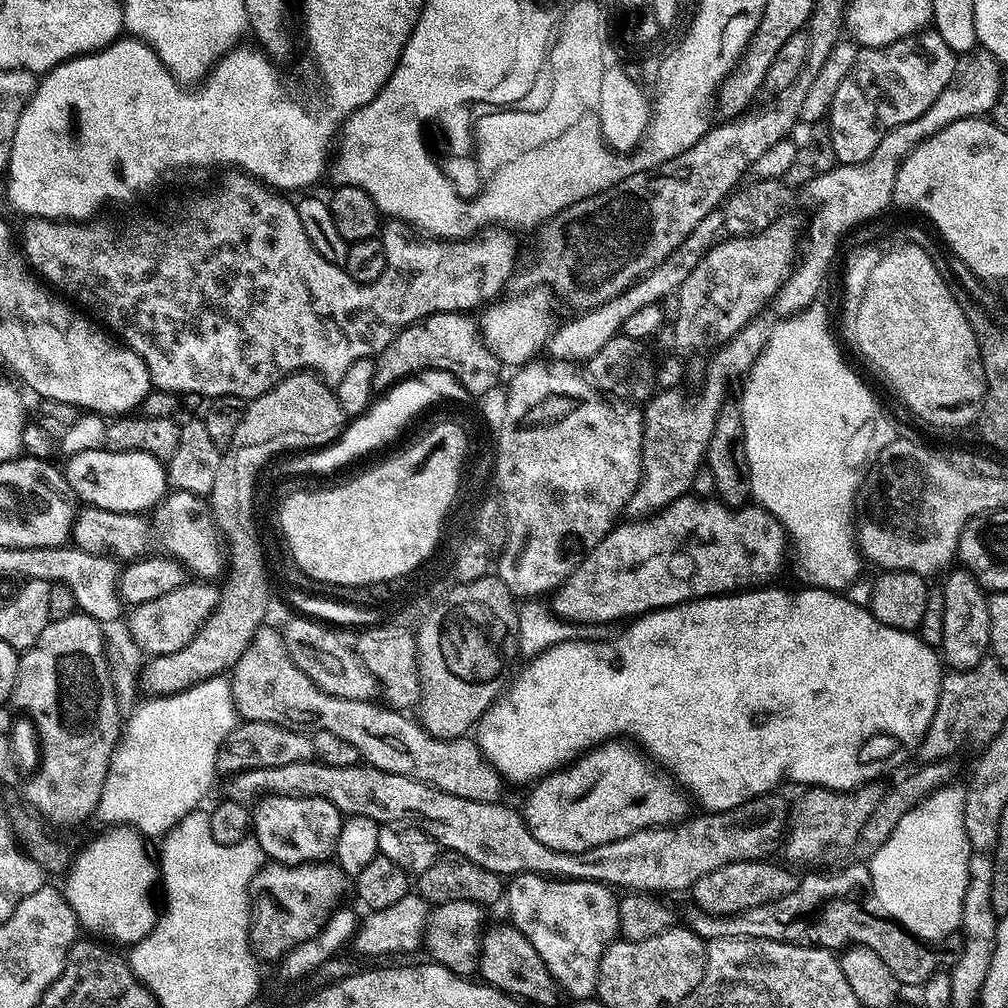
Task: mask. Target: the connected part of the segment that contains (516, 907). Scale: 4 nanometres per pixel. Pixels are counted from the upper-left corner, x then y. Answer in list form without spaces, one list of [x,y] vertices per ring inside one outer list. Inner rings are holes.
[[[521,872],[519,876],[507,881],[507,904],[507,919],[513,928],[526,937],[530,946],[538,950],[538,958],[546,962],[546,970],[550,970],[550,974],[560,985],[561,993],[568,995],[569,992],[572,998],[595,997],[602,954],[620,936],[620,905],[613,889],[589,880],[558,880],[533,872]]]

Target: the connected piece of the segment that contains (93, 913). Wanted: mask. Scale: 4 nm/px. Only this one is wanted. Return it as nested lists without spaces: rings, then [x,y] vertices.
[[[112,826],[106,831],[75,854],[66,873],[68,885],[63,885],[62,891],[74,910],[77,925],[88,931],[85,933],[113,940],[108,941],[113,945],[131,946],[146,938],[156,924],[158,908],[152,905],[152,887],[158,884],[158,864],[153,853],[151,856],[144,849],[145,837],[136,829]]]

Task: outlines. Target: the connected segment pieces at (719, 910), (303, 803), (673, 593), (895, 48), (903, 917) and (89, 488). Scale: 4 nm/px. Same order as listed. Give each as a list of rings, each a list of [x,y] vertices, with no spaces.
[[[763,858],[758,860],[736,861],[730,862],[728,865],[719,866],[716,870],[710,870],[710,874],[702,874],[702,878],[698,878],[692,883],[690,889],[690,897],[697,909],[710,916],[737,916],[740,912],[752,911],[756,906],[769,904],[778,898],[786,898],[786,894],[790,894],[796,889],[798,879],[797,873],[792,873],[789,867],[778,864],[770,864],[769,859]]]
[[[266,796],[251,809],[255,843],[269,861],[295,865],[324,862],[335,853],[344,820],[330,802],[309,796]]]
[[[691,494],[684,495],[681,497],[679,500],[674,501],[670,505],[666,505],[665,508],[661,509],[659,513],[656,515],[653,515],[651,518],[640,518],[637,519],[635,522],[628,522],[632,524],[622,524],[622,522],[617,523],[615,527],[612,528],[611,531],[608,531],[608,533],[601,538],[601,541],[598,542],[596,546],[594,546],[593,549],[590,549],[590,551],[587,553],[587,555],[584,557],[584,559],[581,561],[579,565],[575,568],[575,570],[564,580],[564,583],[555,590],[554,592],[554,597],[555,600],[554,602],[552,601],[553,607],[555,608],[555,611],[559,613],[561,617],[567,618],[569,621],[572,621],[573,623],[576,623],[577,625],[580,624],[608,624],[611,622],[611,620],[624,620],[627,621],[629,618],[635,618],[638,616],[643,616],[645,612],[656,612],[659,610],[659,608],[673,608],[674,605],[676,604],[685,604],[686,601],[688,600],[701,600],[702,597],[704,596],[722,596],[725,594],[732,594],[737,591],[741,586],[747,585],[744,584],[749,580],[750,583],[749,585],[756,586],[759,585],[761,582],[759,580],[764,580],[767,578],[767,576],[772,576],[775,574],[776,571],[779,570],[780,567],[783,566],[784,564],[784,548],[786,552],[786,533],[783,527],[779,523],[777,523],[776,520],[771,519],[768,515],[767,512],[761,510],[759,507],[756,506],[745,506],[741,509],[739,509],[738,514],[735,511],[732,511],[729,509],[727,506],[719,503],[719,502],[708,502],[705,503],[703,500],[697,499],[695,496]]]
[[[925,30],[915,36],[907,36],[905,40],[899,40],[893,44],[888,44],[884,48],[866,48],[861,47],[858,58],[854,62],[854,66],[850,70],[850,74],[846,74],[846,78],[842,78],[842,86],[838,86],[838,94],[834,94],[834,102],[832,110],[826,117],[826,123],[832,129],[832,141],[834,142],[834,154],[840,164],[861,164],[866,162],[866,158],[870,158],[870,154],[874,154],[874,150],[878,146],[878,142],[882,142],[884,135],[890,130],[894,130],[898,126],[902,126],[906,122],[914,122],[914,118],[918,118],[922,114],[926,114],[926,110],[930,110],[930,106],[934,106],[938,94],[942,94],[942,90],[946,90],[946,86],[954,78],[954,70],[956,69],[957,53],[950,50],[950,46],[946,46],[946,42],[942,42],[942,38],[934,30]]]
[[[953,782],[938,789],[918,802],[914,810],[902,814],[902,822],[894,826],[894,834],[867,861],[875,907],[921,942],[940,940],[960,927],[972,853],[966,834],[965,810],[963,783]]]
[[[101,446],[92,450],[83,450],[73,456],[68,456],[62,464],[62,471],[70,490],[76,495],[81,505],[89,508],[101,508],[102,510],[114,510],[115,512],[147,513],[147,508],[152,508],[156,503],[163,501],[166,489],[169,487],[166,468],[161,461],[156,460],[150,454],[141,452],[110,452]]]

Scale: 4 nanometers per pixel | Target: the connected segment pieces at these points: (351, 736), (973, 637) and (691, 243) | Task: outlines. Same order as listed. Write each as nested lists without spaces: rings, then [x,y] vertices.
[[[261,626],[254,634],[252,645],[242,654],[242,658],[231,669],[230,683],[232,685],[232,697],[236,703],[237,713],[244,720],[254,722],[270,722],[283,728],[295,728],[311,734],[330,730],[337,738],[351,742],[354,750],[358,750],[363,763],[389,772],[390,774],[402,774],[406,778],[421,780],[423,784],[429,784],[432,788],[442,790],[446,794],[454,794],[458,798],[466,798],[470,802],[486,802],[487,804],[499,804],[506,787],[506,781],[497,770],[491,759],[484,757],[484,752],[472,741],[472,738],[458,740],[439,740],[436,736],[424,729],[411,715],[397,710],[391,706],[385,706],[380,702],[370,700],[355,700],[354,698],[338,698],[334,694],[326,694],[290,658],[286,650],[283,631],[279,628]]]
[[[963,566],[956,569],[942,583],[944,613],[942,614],[942,660],[949,669],[973,668],[989,655],[990,610],[988,596],[971,572]]]
[[[718,207],[706,214],[702,221],[698,222],[694,230],[691,231],[678,249],[670,254],[652,272],[648,272],[638,283],[632,284],[626,291],[611,299],[610,302],[603,303],[602,306],[593,308],[589,312],[577,315],[576,319],[562,325],[549,335],[546,345],[547,353],[551,353],[558,360],[580,360],[587,361],[593,354],[597,353],[610,340],[610,338],[621,333],[624,324],[637,310],[642,310],[643,306],[661,303],[663,299],[679,291],[680,286],[698,266],[698,262],[707,254],[713,244],[717,243],[721,232],[725,226],[725,212],[723,207]]]

